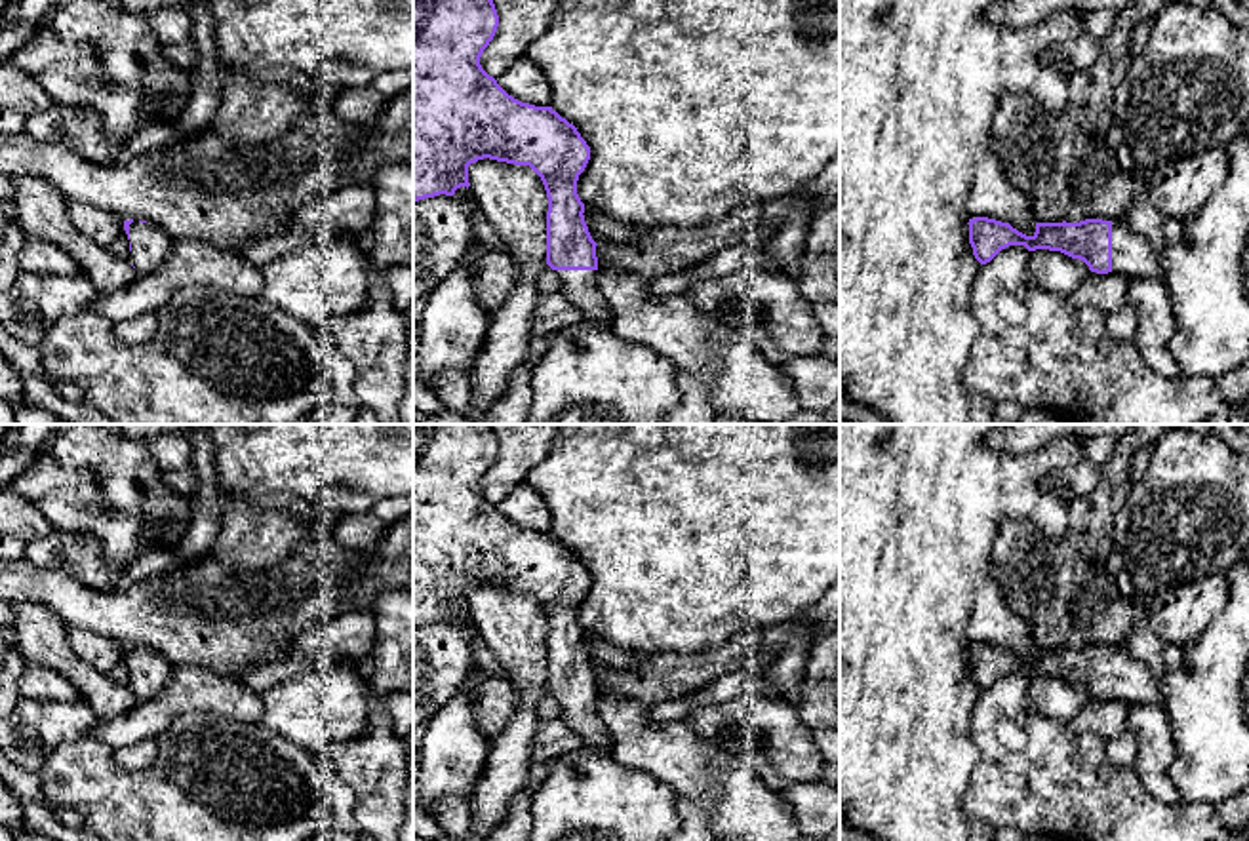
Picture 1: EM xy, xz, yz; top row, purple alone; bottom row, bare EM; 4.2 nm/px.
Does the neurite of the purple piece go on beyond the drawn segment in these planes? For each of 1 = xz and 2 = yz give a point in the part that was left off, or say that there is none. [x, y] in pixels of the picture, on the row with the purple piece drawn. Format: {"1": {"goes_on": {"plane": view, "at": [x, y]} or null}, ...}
{"1": {"goes_on": {"plane": "xz", "at": [581, 286]}}, "2": {"goes_on": {"plane": "yz", "at": [1131, 255]}}}

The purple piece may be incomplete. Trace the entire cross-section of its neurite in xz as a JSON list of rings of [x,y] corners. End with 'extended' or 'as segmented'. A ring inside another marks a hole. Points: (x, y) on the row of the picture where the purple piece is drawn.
[[[413,0],[413,202],[468,188],[468,166],[484,158],[529,166],[548,198],[546,264],[558,274],[560,291],[581,308],[585,320],[611,323],[613,314],[600,293],[598,244],[577,194],[590,147],[552,107],[514,99],[482,68],[480,57],[497,27],[493,0]]]; extended

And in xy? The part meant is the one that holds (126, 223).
[[[124,221],[124,230],[129,240],[128,261],[139,274],[158,270],[171,253],[173,240],[149,221]]]; extended

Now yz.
[[[988,217],[969,219],[969,244],[981,264],[990,263],[1009,245],[1024,245],[1028,251],[1061,251],[1083,261],[1097,274],[1123,274],[1127,278],[1163,280],[1163,264],[1154,247],[1135,234],[1125,221],[1085,219],[1080,223],[1036,223],[1036,232],[1026,236]]]; extended

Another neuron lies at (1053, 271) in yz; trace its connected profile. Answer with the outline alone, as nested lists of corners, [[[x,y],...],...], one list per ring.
[[[1036,249],[1030,251],[1028,272],[1041,289],[1070,297],[1091,270],[1061,251]]]

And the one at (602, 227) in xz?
[[[585,207],[585,223],[588,226],[588,232],[596,244],[604,242],[632,242],[642,238],[649,228],[636,225],[636,223],[624,223],[615,217],[604,215],[596,209]]]

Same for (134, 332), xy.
[[[149,312],[135,320],[112,323],[112,333],[128,344],[143,344],[154,335],[156,327],[156,316],[154,312]]]

